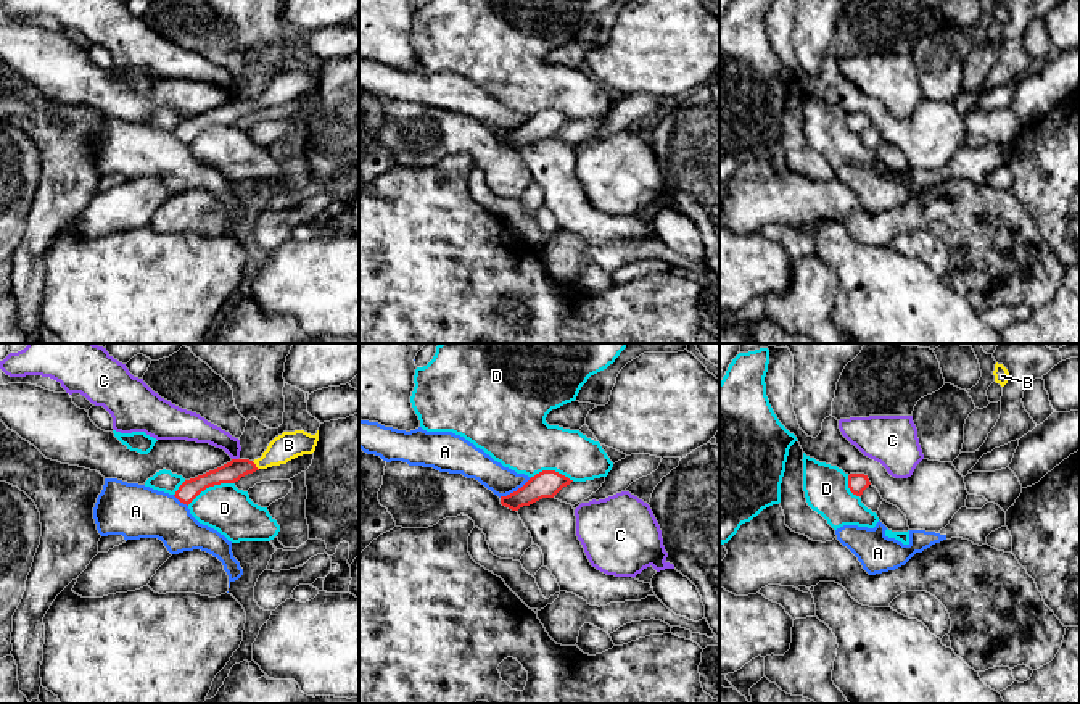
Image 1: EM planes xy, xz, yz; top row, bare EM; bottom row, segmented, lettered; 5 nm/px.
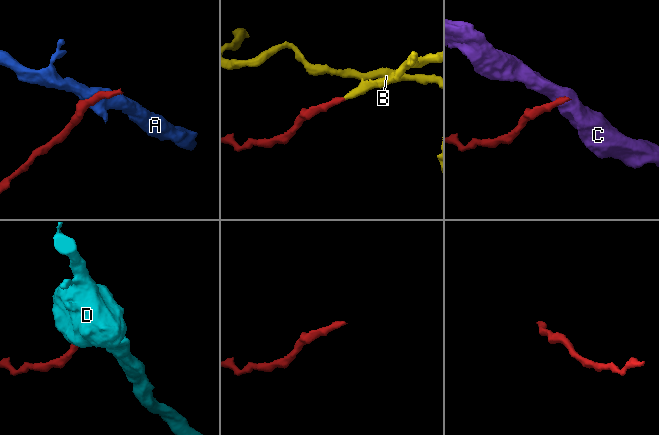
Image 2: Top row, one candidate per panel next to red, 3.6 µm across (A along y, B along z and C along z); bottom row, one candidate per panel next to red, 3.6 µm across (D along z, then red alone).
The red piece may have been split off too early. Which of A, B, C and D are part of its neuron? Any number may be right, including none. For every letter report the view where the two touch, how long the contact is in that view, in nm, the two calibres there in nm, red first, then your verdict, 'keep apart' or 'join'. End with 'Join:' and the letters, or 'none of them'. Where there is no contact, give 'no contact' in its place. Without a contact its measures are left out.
A: xz | 190 nm | 140/150 nm | keep apart
B: xy | 60 nm | 110/140 nm | join
C: xy | 30 nm | 110/130 nm | keep apart
D: xy | 260 nm | 110/240 nm | keep apart
Join: B

